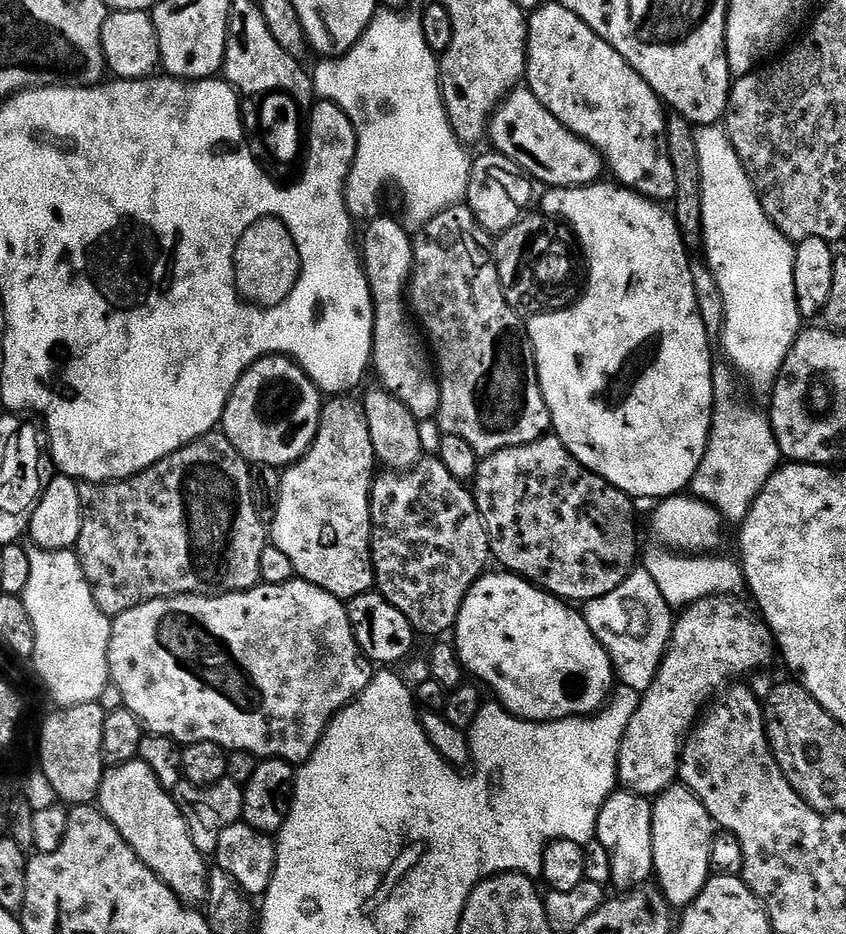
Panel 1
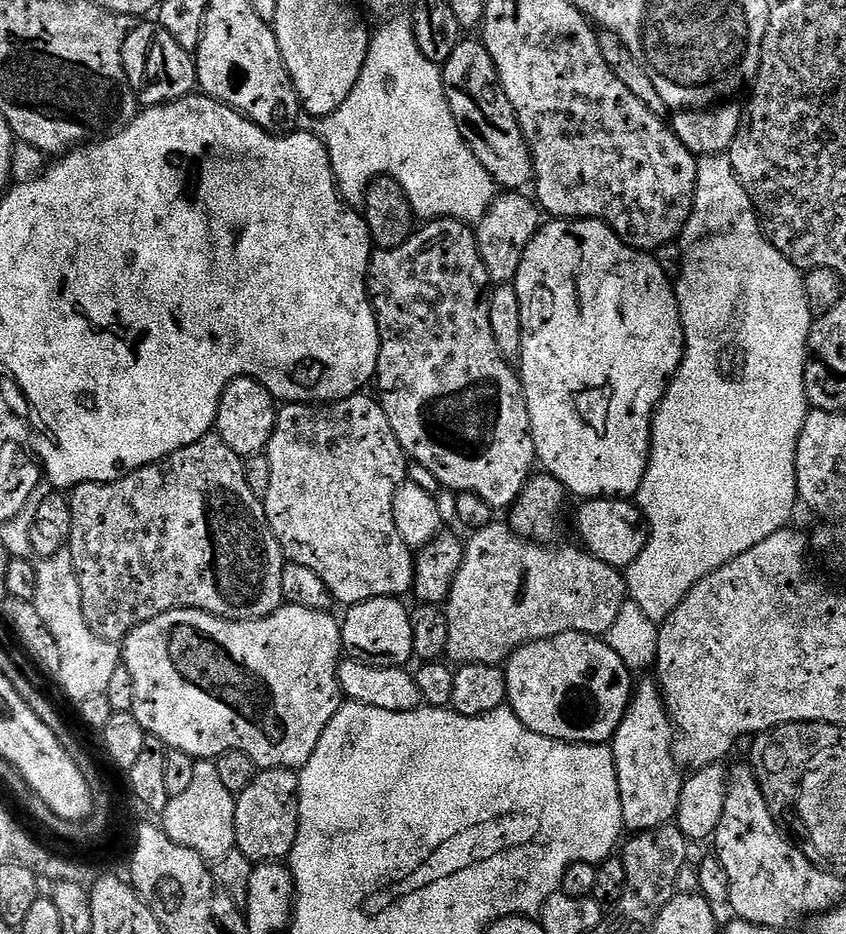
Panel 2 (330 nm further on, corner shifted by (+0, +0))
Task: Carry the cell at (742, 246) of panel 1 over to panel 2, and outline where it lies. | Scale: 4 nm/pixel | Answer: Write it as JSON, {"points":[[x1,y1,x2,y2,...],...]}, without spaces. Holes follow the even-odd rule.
{"points":[[727,155,702,156,696,162,696,193,690,218,684,231,678,237,680,244,680,277,675,277,676,301,680,307,682,330,684,331,684,357,678,370,672,375,672,381,656,407,652,416,652,448,648,452,646,474,642,478,642,486,636,491,634,503,644,515,648,530,648,544,638,554,638,558,626,569,626,596,631,603,646,614,646,618,663,622,678,610,678,606,690,594,690,590,702,578,714,574,726,562,746,554,746,550,754,550,758,542,766,542,770,534,789,527,792,511,798,505,796,490,796,451,798,438,802,434,802,426,806,422,810,405,806,386,804,385,804,367,808,361,808,339,812,333,814,317,810,310,810,302,806,302,806,286,804,272,796,268,782,253,768,241,764,229,756,215,756,207,752,205,750,194,738,182,732,161]]}

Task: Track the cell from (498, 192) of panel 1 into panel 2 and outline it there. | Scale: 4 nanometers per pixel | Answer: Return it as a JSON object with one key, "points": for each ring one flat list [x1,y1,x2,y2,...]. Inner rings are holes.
{"points":[[516,190,497,195,480,223,475,225,476,245,482,254,488,279,493,285,512,284,515,281,518,266,522,266,522,258,526,254,526,246,530,246,542,227,542,212,537,201,531,195,524,195,528,194,521,194]]}

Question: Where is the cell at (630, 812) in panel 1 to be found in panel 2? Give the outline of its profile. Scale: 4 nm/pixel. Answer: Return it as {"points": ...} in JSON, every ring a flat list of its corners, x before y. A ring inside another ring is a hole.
{"points":[[649,678,641,684,639,681,635,685,632,702,612,736,610,747,618,770,618,794,622,798,625,829,635,834,673,823,685,777,680,776,682,768,676,763,672,717,655,679]]}

